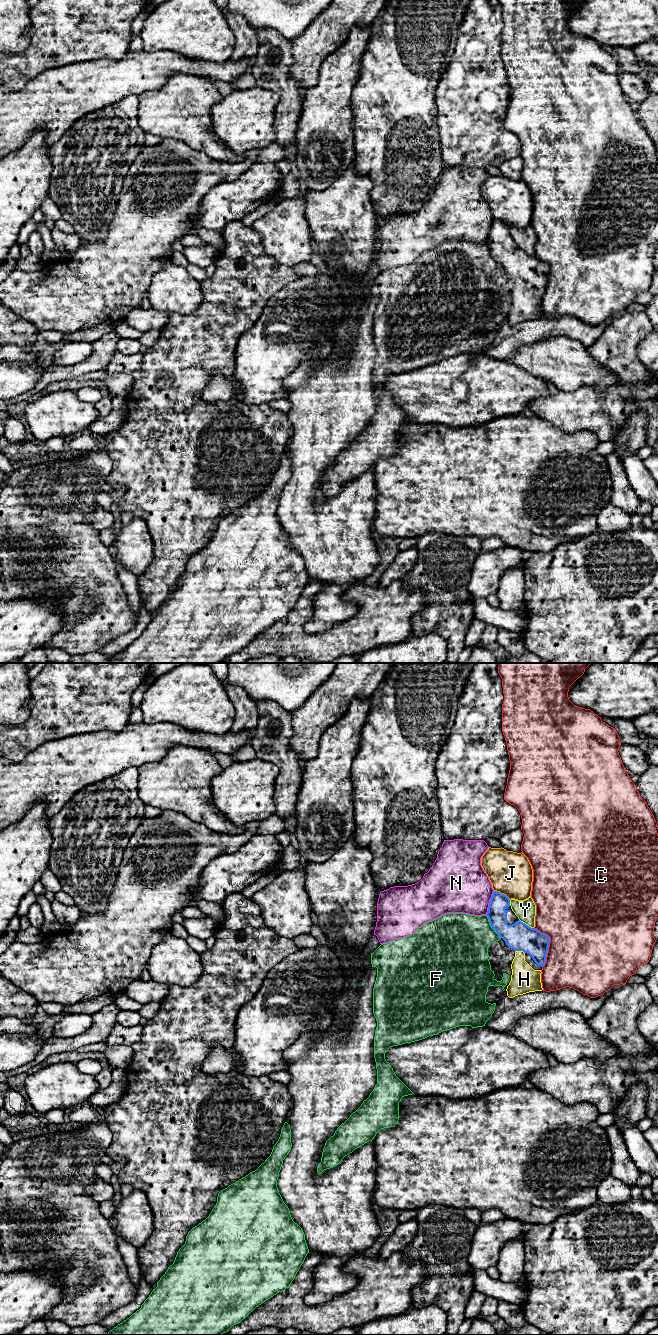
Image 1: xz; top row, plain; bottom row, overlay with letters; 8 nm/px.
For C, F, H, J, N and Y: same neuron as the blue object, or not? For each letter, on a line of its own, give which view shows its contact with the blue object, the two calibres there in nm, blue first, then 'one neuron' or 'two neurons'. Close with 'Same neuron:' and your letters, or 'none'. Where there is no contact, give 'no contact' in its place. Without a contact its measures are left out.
C: xz | 220/500 nm | two neurons
F: xz | 220/420 nm | two neurons
H: xz | 220/220 nm | one neuron
J: xz | 160/360 nm | two neurons
N: xz | 160/420 nm | two neurons
Y: xz | 220/160 nm | two neurons
Same neuron: H

